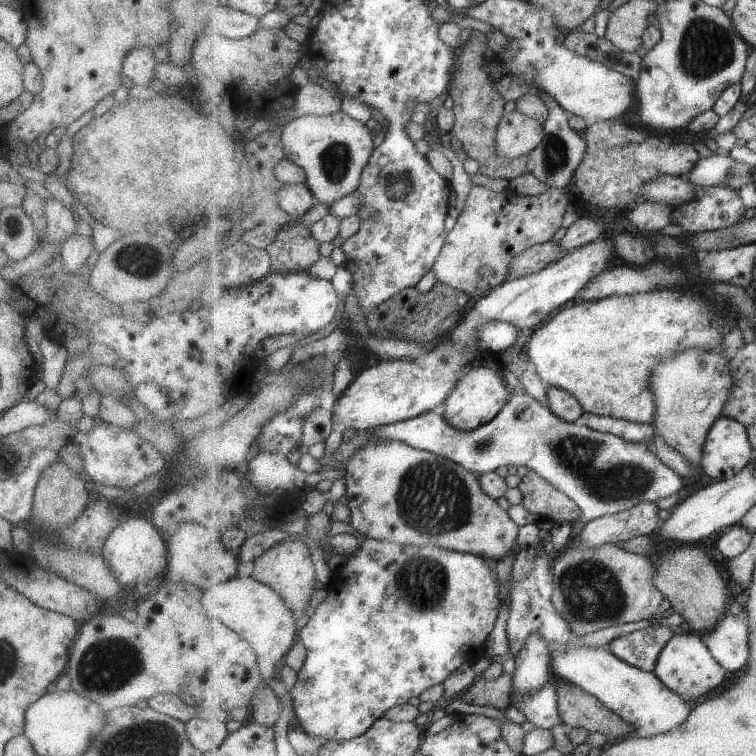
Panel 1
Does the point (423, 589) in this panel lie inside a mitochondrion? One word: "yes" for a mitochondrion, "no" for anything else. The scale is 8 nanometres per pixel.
yes

